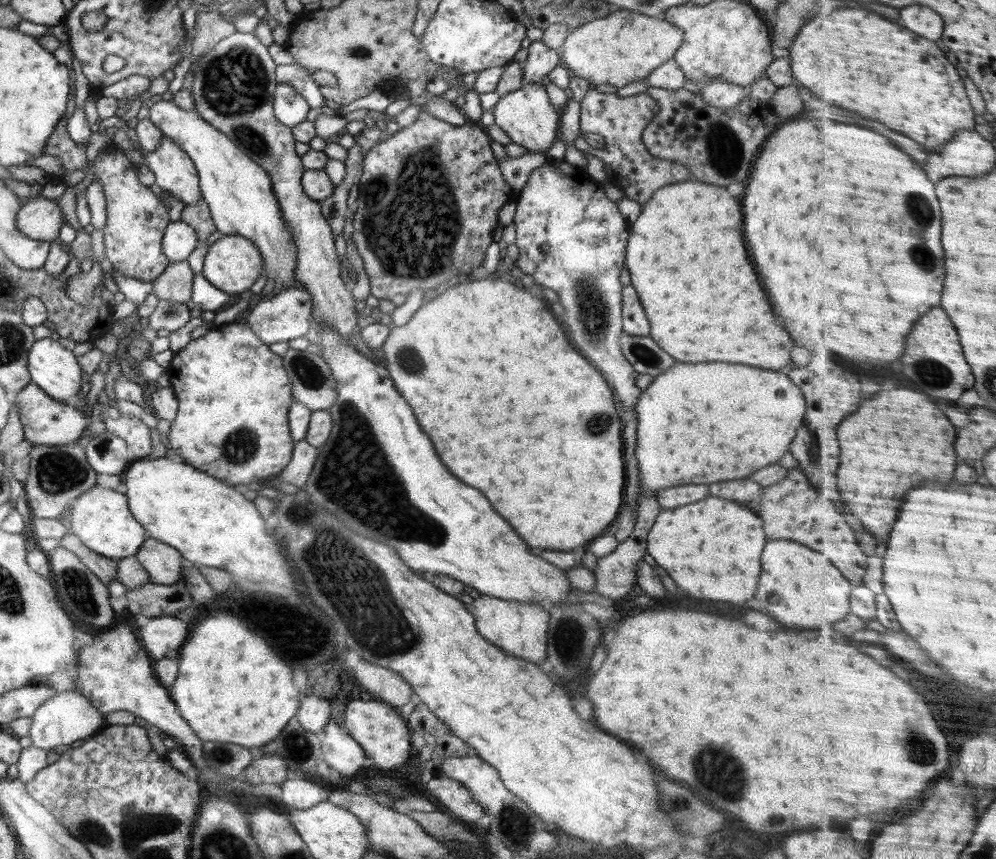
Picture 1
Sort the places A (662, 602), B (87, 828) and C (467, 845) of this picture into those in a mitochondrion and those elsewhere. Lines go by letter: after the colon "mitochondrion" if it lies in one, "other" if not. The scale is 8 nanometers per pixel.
A: other
B: mitochondrion
C: mitochondrion

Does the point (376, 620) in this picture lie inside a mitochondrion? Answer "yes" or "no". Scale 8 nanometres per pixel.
yes

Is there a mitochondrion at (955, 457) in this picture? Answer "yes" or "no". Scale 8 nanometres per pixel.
no

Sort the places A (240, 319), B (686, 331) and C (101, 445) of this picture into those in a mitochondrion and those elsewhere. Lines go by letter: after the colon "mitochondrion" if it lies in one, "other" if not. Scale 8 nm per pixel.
A: other
B: other
C: mitochondrion

